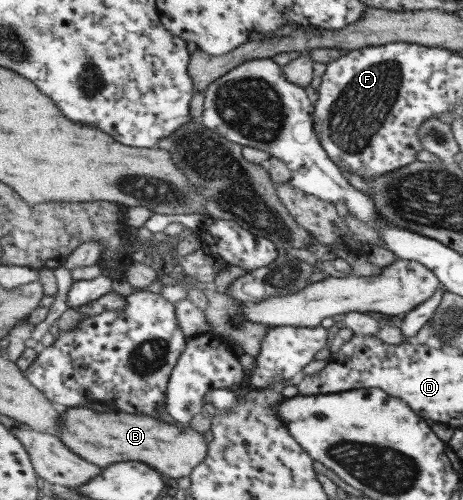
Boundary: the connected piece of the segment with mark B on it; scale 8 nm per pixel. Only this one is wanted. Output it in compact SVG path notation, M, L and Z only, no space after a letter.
M82 406L63 408L60 431L62 435L59 438L65 443L65 446L69 447L69 450L102 469L116 462L137 461L152 466L167 478L178 479L183 476L191 476L194 468L205 460L208 453L208 443L205 441L203 433L191 428L183 429L179 425L167 423L163 419L149 415L126 413L119 410L117 412L99 412Z

